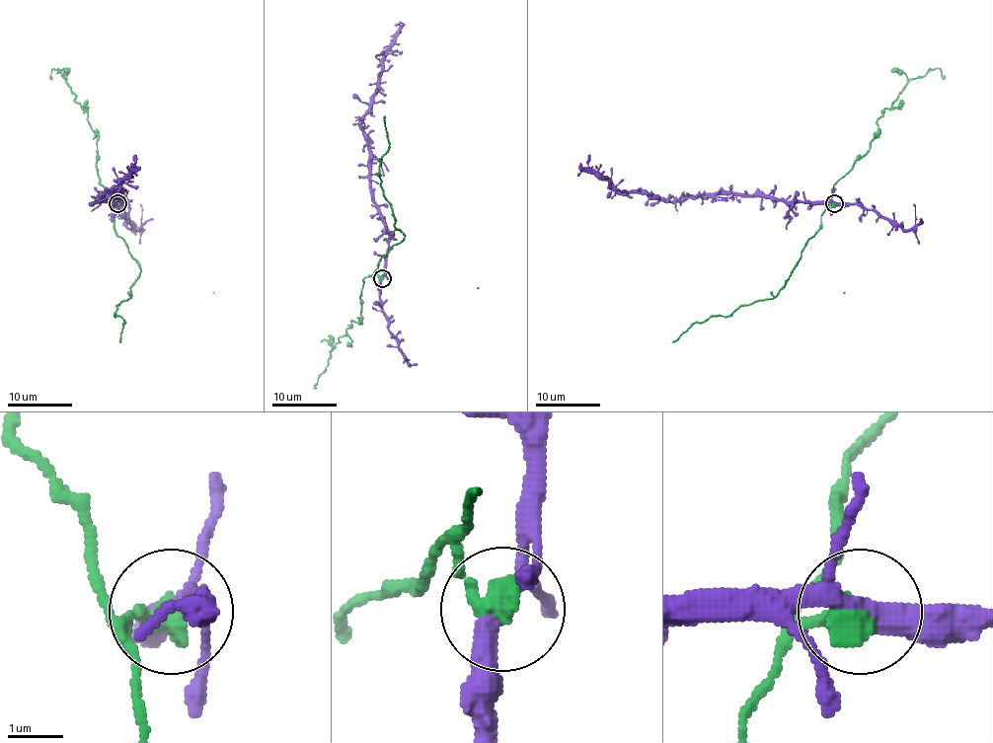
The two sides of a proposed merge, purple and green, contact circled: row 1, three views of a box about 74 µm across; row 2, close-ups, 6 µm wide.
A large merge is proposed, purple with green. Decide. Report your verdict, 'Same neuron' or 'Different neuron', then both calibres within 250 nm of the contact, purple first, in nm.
Same neuron. Thickness 280 nm (purple) against 500 nm

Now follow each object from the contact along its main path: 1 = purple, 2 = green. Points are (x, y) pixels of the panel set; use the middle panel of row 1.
1: (381, 278), (388, 226), (373, 199), (370, 141), (363, 131), (363, 114), (376, 88), (388, 45), (399, 34)
2: (381, 278), (376, 269), (378, 261), (404, 238), (394, 225), (381, 184), (380, 157), (388, 149), (383, 115)

